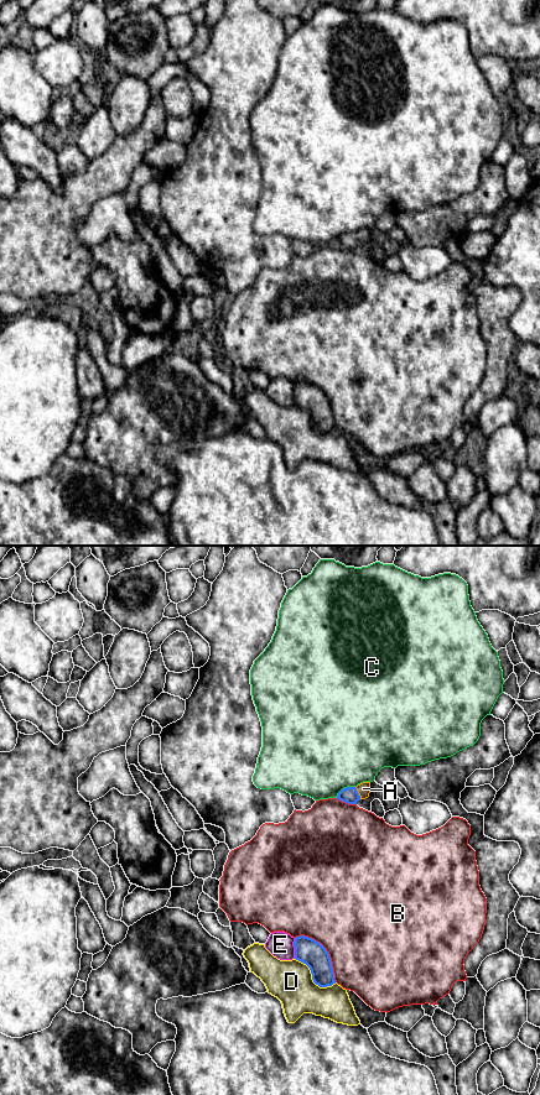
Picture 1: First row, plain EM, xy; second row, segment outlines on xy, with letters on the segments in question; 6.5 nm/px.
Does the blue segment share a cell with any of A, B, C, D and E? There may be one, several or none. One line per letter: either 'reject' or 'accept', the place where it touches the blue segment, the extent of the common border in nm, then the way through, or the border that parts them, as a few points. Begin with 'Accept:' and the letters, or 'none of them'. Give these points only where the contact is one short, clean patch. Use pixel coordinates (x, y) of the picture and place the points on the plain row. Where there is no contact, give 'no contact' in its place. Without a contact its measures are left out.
Accept: A
A: accept; meets blue in xy at (358, 239); contact 90 nm long; runs through xy (349, 240), (358, 239), (363, 234)
B: reject; meets blue in xy at (326, 396); contact 400 nm long
C: reject; meets blue in xy at (344, 234); contact 150 nm long
D: reject; meets blue in xy at (312, 425); contact 320 nm long
E: reject; meets blue in xy at (295, 394); contact 140 nm long

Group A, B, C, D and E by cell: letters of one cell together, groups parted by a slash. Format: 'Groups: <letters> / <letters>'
Groups: A / B / C / D / E

